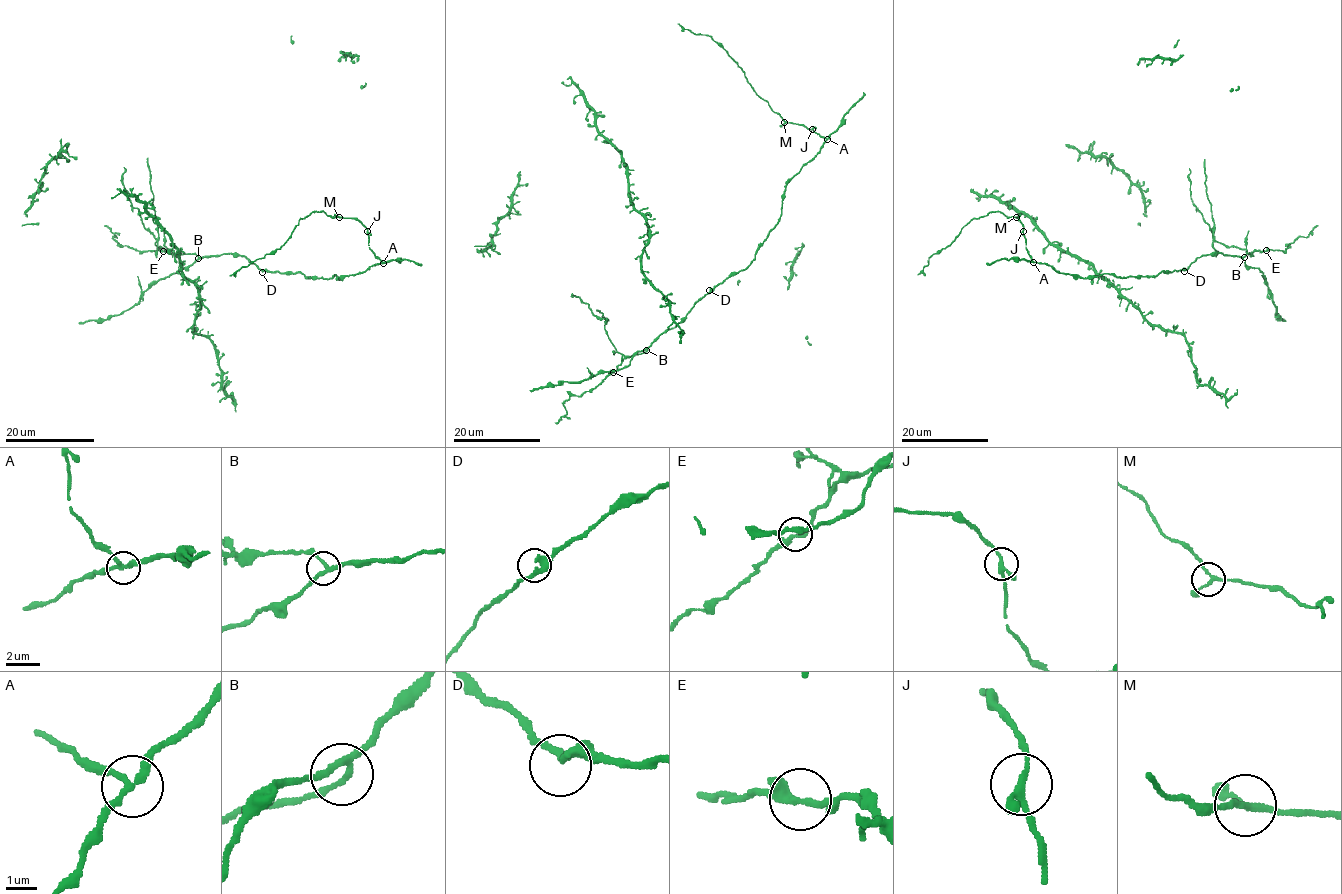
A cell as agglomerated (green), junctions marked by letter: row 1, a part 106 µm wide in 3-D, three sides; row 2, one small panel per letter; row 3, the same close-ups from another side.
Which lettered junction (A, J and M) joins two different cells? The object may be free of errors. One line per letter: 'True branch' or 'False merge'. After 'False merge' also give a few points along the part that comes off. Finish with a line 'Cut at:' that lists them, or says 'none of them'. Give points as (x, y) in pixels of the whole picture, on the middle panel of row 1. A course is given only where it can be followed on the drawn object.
A: False merge. Course of the part to remove: (827, 139), (785, 187), (780, 221), (755, 259), (713, 287), (642, 353), (620, 354), (606, 321), (573, 295)
J: True branch
M: True branch
Cut at: A

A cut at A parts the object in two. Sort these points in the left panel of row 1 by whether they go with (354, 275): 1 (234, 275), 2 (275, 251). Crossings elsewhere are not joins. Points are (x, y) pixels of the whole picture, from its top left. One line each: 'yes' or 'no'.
1: no
2: no

